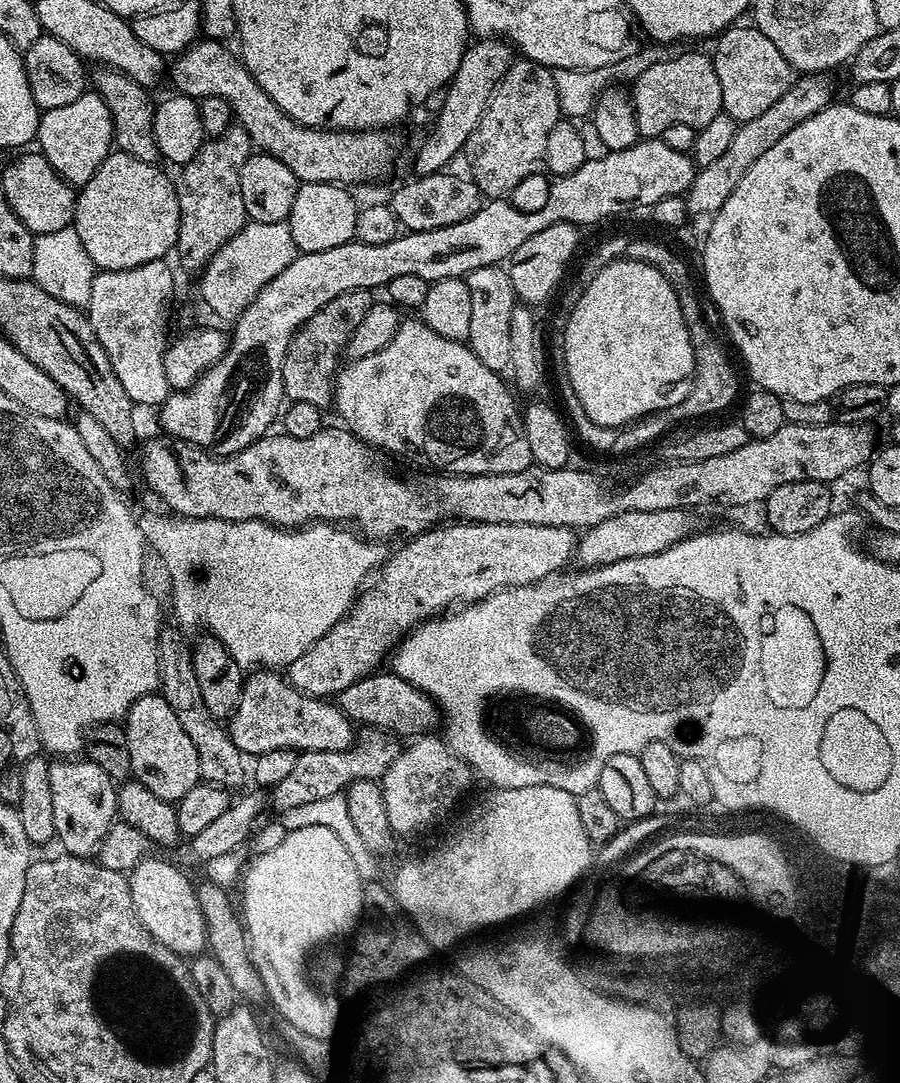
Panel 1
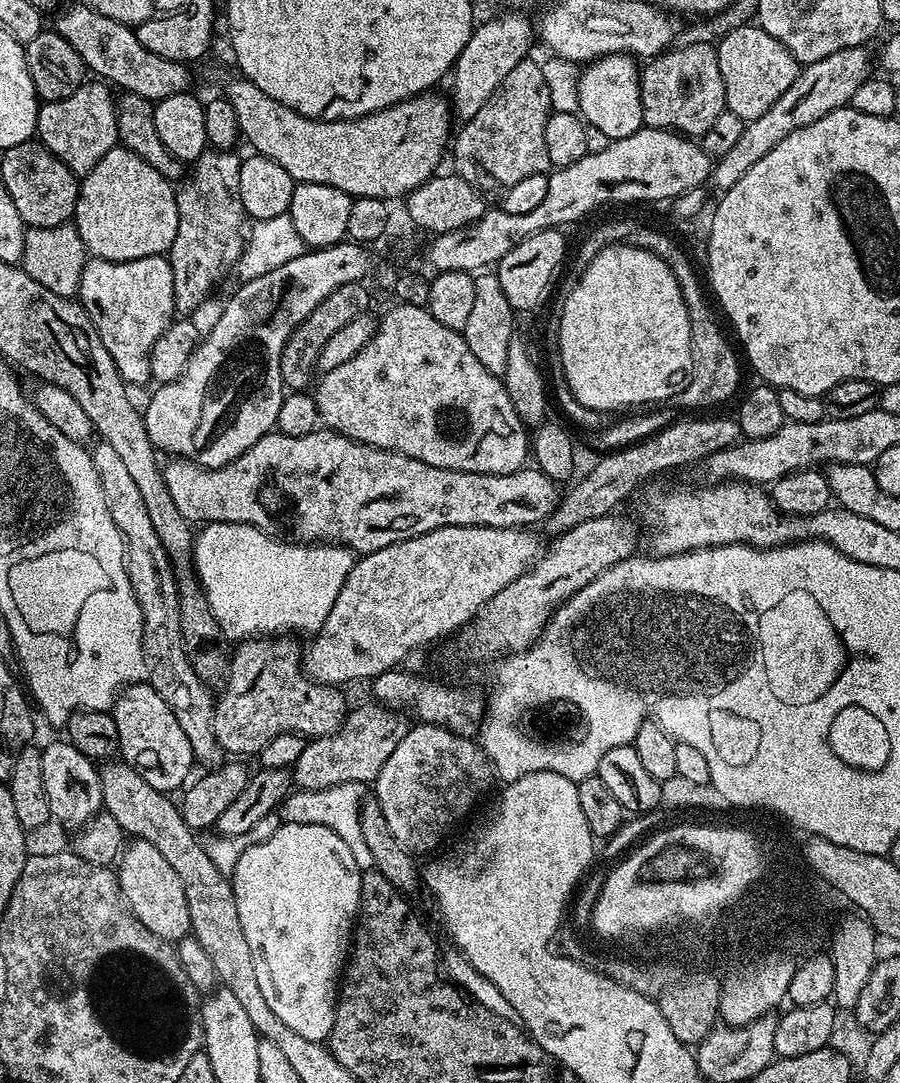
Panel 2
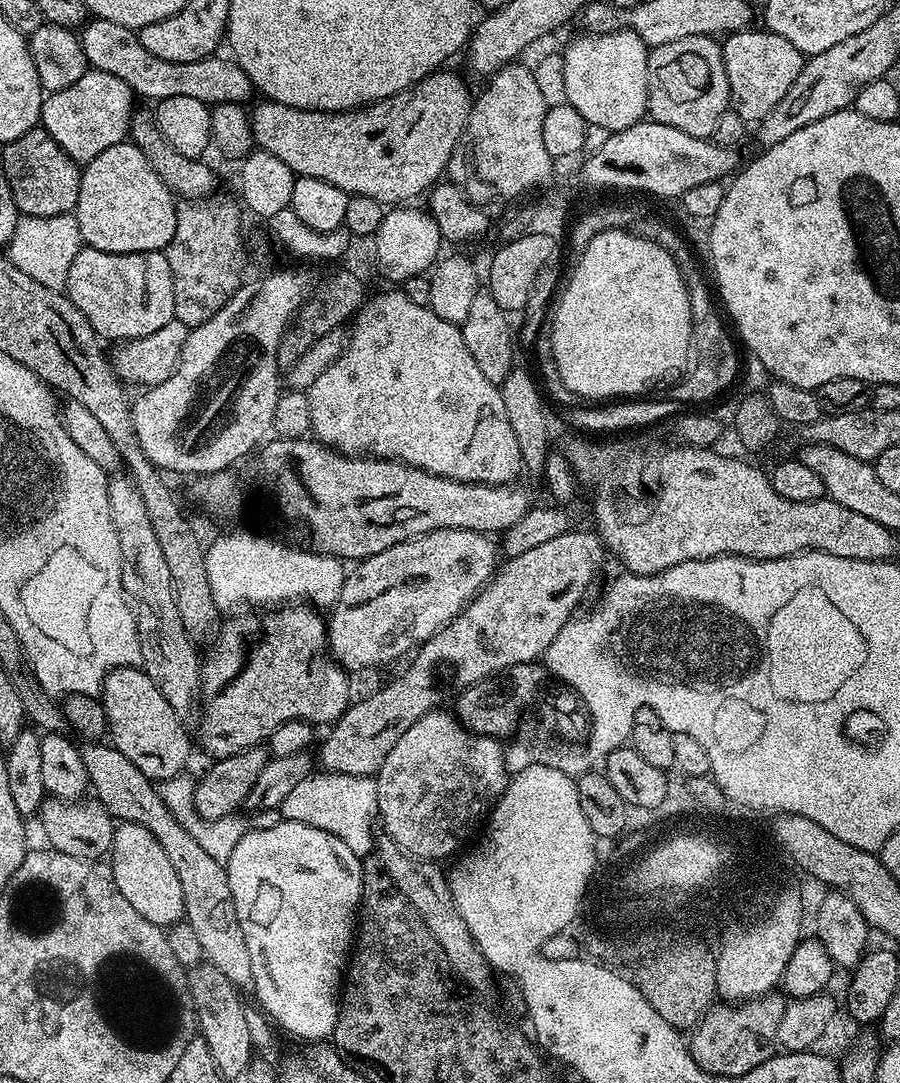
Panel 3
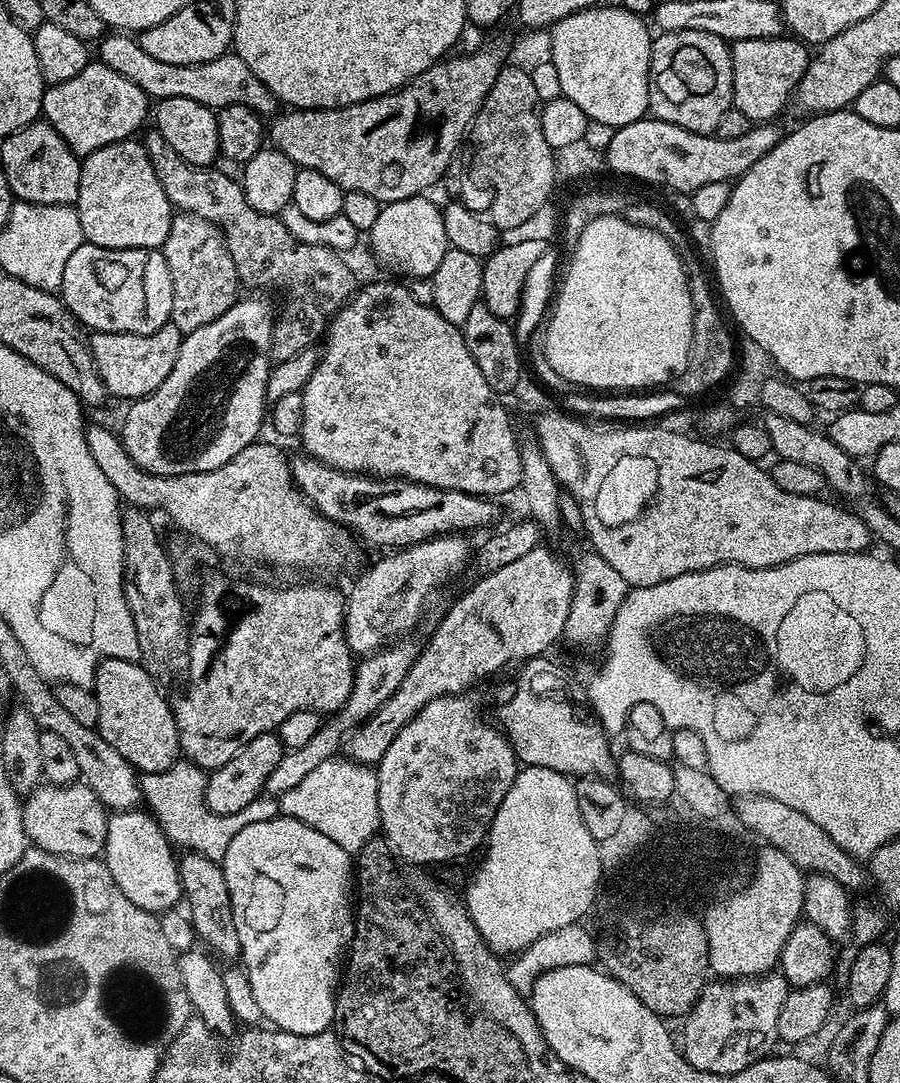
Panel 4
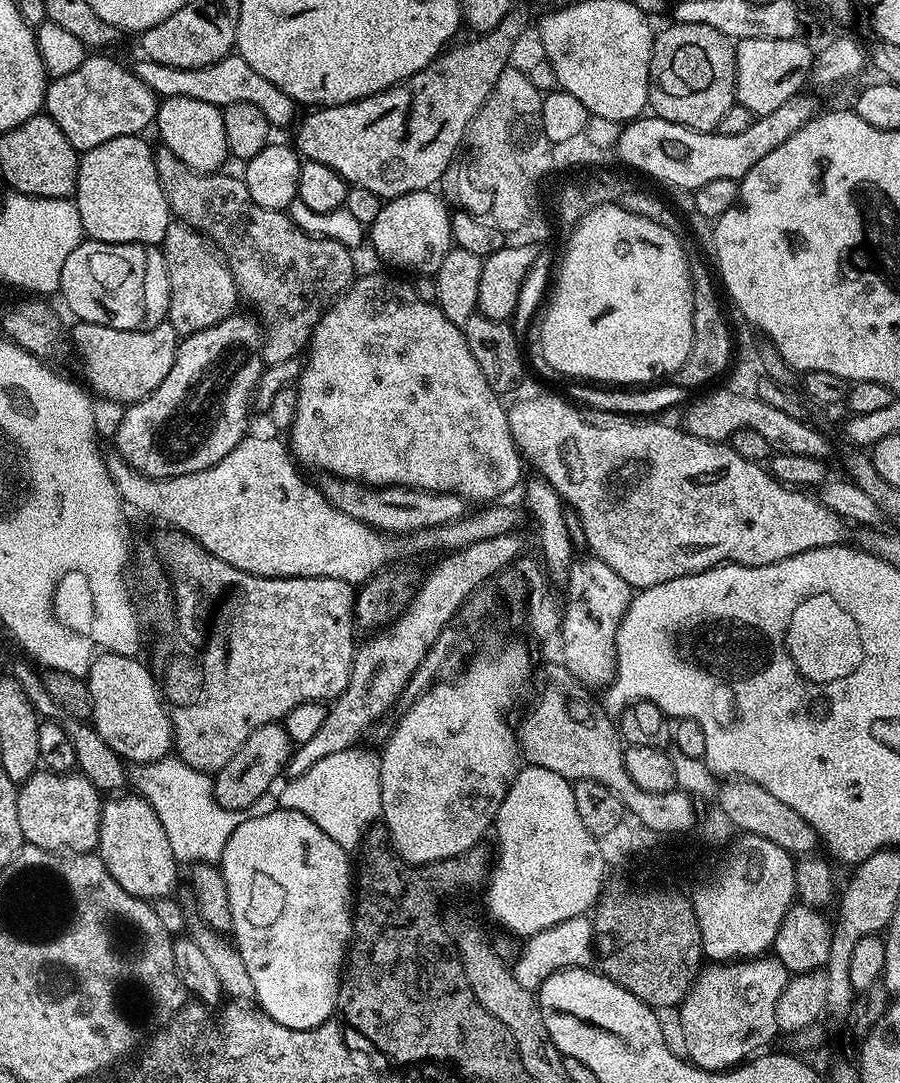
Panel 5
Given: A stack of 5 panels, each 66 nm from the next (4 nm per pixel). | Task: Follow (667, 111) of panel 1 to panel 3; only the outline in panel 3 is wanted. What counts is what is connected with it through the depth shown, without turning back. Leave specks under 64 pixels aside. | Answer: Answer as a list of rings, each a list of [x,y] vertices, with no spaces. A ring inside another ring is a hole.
[[[713,37],[678,38],[678,42],[649,51],[647,115],[659,124],[674,126],[682,134],[707,140],[714,134],[718,118],[729,111],[729,94],[724,49]]]

